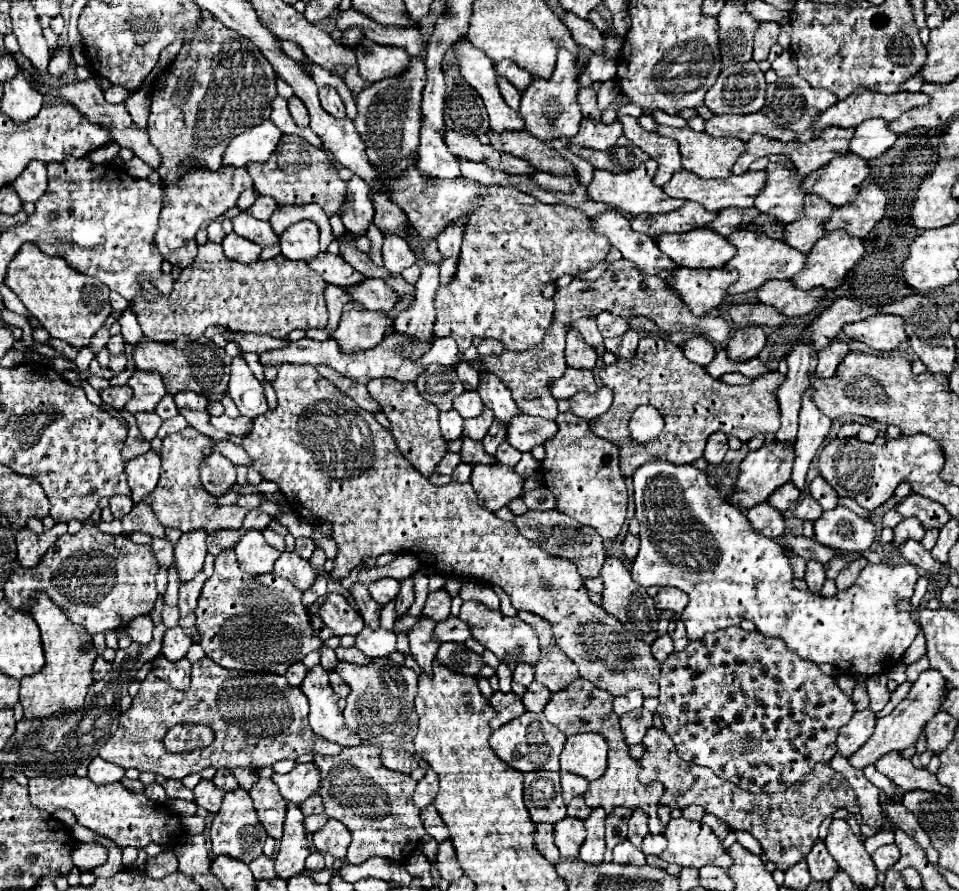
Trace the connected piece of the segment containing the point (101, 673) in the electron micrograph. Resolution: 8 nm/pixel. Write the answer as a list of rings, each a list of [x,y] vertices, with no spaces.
[[[98,656],[96,662],[94,662],[94,668],[92,668],[92,678],[94,680],[102,680],[110,668],[112,668],[110,662],[106,662],[102,656]]]

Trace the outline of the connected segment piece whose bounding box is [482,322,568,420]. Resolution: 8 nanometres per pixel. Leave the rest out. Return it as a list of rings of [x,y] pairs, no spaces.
[[[554,322],[548,326],[546,336],[540,344],[526,352],[512,352],[504,350],[500,356],[486,356],[482,358],[484,364],[488,364],[488,370],[494,372],[506,388],[510,388],[512,398],[520,412],[530,414],[530,416],[542,416],[548,420],[554,420],[558,414],[558,406],[554,396],[550,394],[550,382],[554,378],[560,378],[566,370],[566,360],[564,360],[564,346],[566,346],[566,332],[568,328],[560,322]]]

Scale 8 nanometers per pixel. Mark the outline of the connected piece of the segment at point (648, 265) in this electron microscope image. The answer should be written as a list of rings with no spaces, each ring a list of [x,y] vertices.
[[[606,212],[594,218],[596,232],[604,234],[622,256],[636,264],[636,268],[648,276],[658,276],[660,272],[674,272],[678,266],[656,248],[656,242],[642,232],[634,232],[630,222],[616,212]]]

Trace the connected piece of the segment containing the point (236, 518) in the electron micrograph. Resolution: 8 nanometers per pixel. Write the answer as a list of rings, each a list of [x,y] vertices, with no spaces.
[[[192,426],[176,434],[170,434],[168,438],[162,440],[160,482],[154,488],[154,492],[144,496],[144,502],[152,506],[152,510],[156,512],[156,520],[160,520],[160,524],[178,528],[182,532],[196,528],[204,528],[206,532],[218,532],[218,530],[236,530],[242,526],[246,510],[238,506],[222,506],[222,508],[216,506],[214,498],[200,484],[198,464],[210,452],[212,452],[210,438],[200,434]]]

